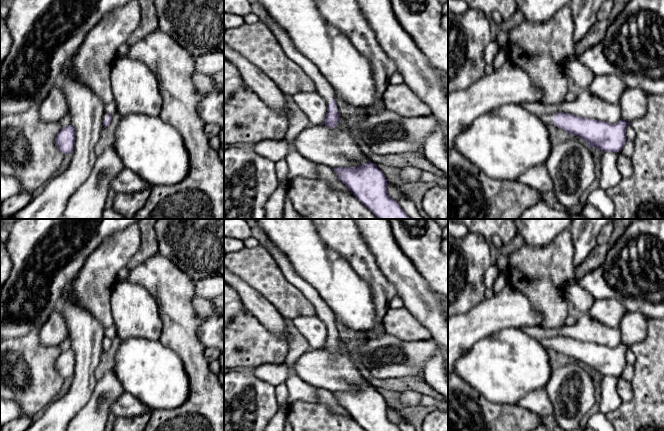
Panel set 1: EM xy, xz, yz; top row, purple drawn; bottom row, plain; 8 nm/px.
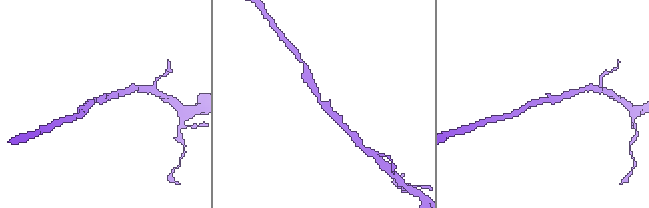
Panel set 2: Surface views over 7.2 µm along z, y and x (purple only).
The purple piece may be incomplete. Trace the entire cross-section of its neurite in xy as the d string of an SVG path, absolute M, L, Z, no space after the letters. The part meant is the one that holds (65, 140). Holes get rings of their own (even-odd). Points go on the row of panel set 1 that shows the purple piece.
M72 125L61 128L57 137L56 145L61 153L68 154L72 153L75 144L75 130Z

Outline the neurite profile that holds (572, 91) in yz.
M570 85L568 92L566 93L563 101L574 101L576 99L578 88Z

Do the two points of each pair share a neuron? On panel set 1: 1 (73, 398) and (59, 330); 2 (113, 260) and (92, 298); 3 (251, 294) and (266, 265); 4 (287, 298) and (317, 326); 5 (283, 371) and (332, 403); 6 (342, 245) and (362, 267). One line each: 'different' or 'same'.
1: different
2: same
3: different
4: different
5: different
6: same

